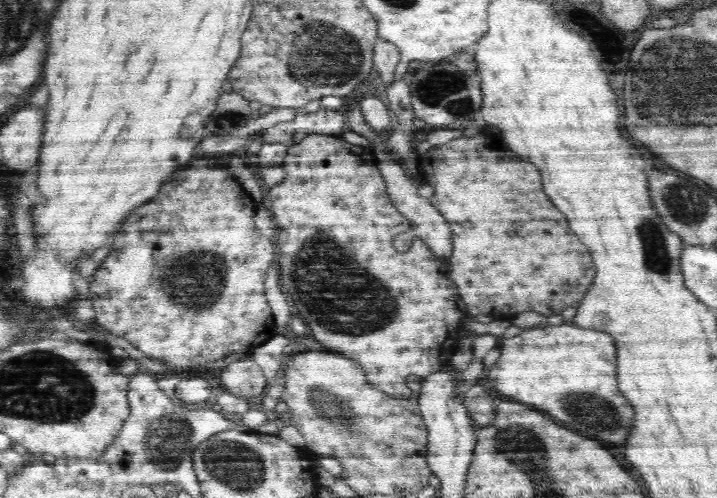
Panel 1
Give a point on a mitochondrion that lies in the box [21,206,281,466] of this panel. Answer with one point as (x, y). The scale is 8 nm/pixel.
(199, 277)

